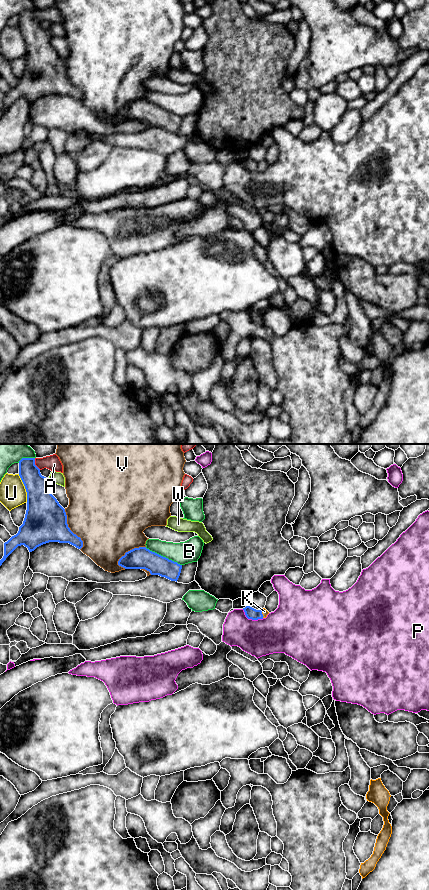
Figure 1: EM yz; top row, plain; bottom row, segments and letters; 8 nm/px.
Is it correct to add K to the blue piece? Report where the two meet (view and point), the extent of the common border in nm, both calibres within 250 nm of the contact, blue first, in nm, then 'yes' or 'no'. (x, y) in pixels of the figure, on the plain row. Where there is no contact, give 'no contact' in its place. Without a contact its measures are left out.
yz (262, 166) | 70 nm | 90/50 nm | yes

